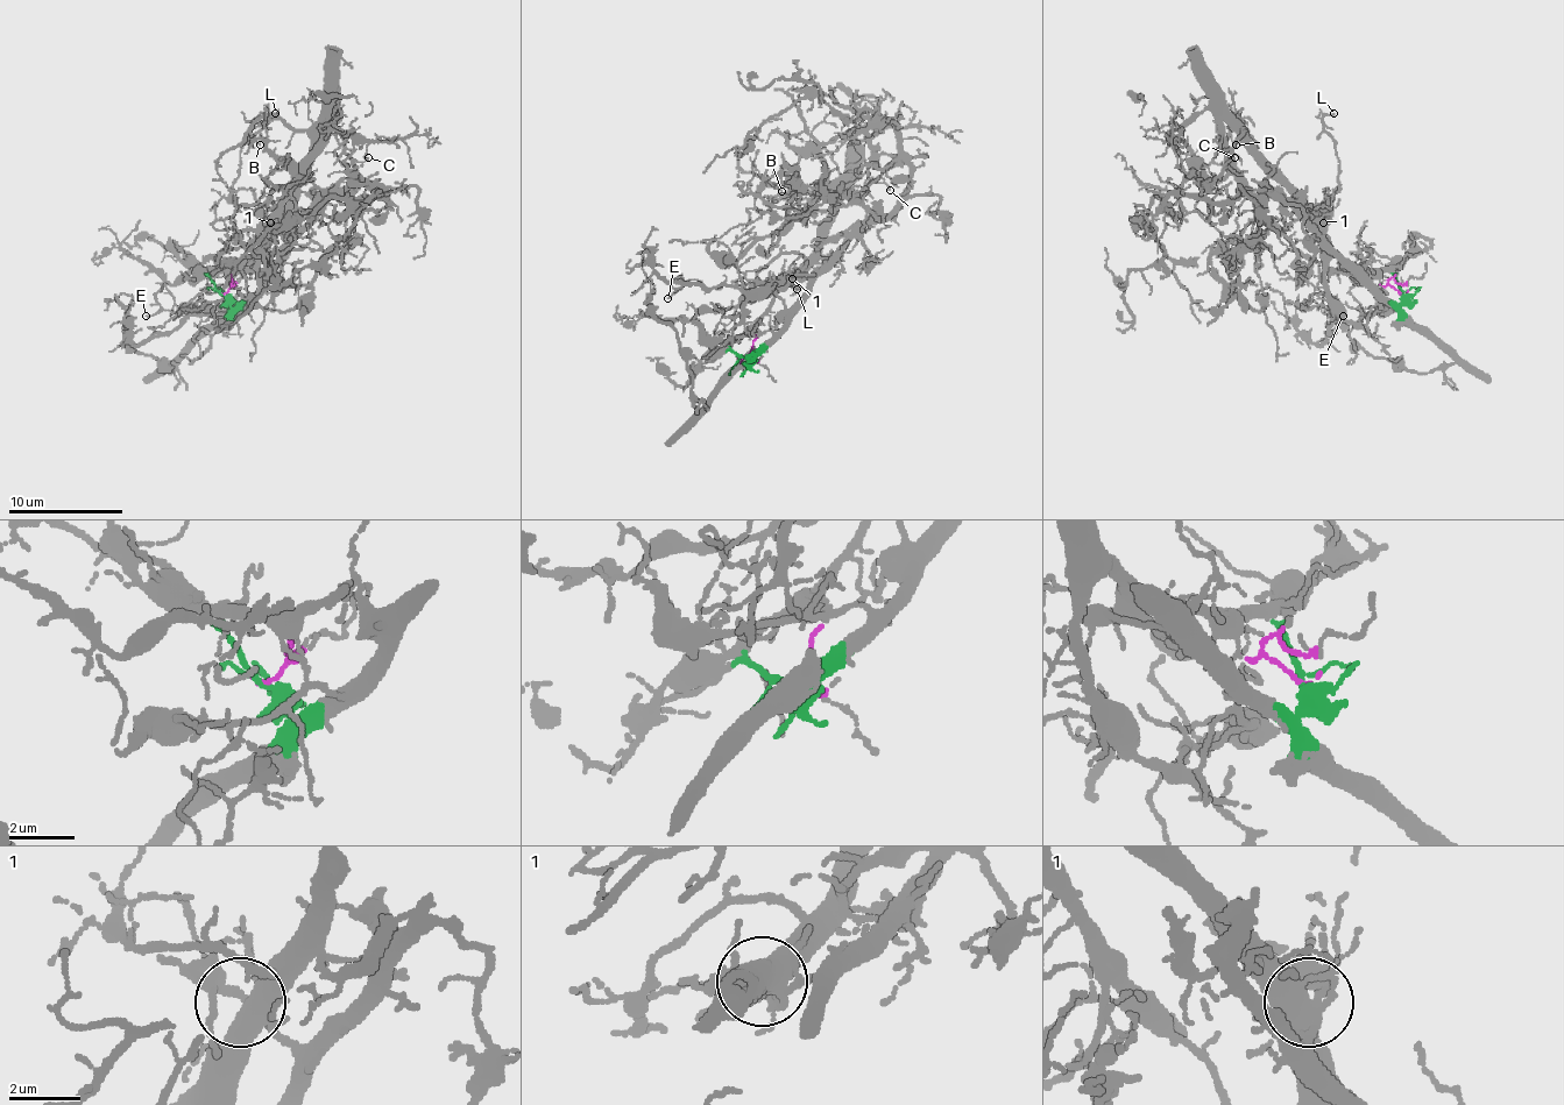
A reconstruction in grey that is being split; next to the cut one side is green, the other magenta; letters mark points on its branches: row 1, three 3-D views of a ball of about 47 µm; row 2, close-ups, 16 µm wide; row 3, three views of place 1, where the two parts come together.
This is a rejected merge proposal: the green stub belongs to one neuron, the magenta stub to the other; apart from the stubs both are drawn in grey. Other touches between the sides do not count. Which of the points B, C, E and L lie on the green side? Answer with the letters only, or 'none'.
none

